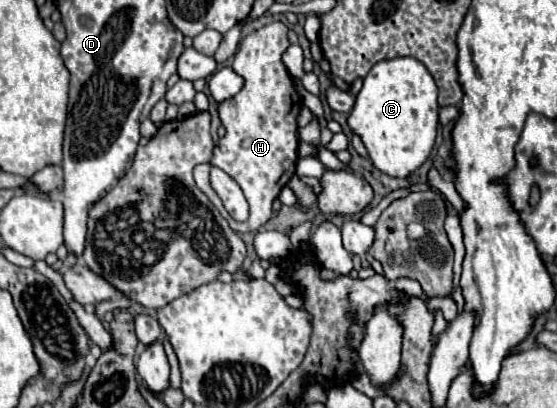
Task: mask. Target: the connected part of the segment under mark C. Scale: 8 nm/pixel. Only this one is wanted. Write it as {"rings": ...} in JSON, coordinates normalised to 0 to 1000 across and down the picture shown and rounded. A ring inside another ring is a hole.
{"rings":[[[713,140],[677,154],[659,179],[623,301],[648,336],[666,400],[684,424],[731,434],[763,400],[777,365],[788,301],[785,282],[785,208],[763,159],[741,140]]]}

